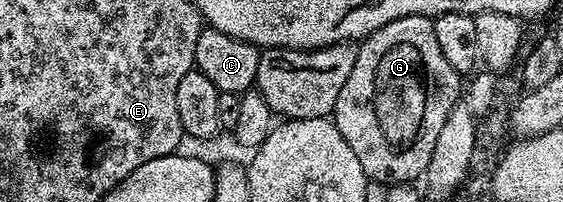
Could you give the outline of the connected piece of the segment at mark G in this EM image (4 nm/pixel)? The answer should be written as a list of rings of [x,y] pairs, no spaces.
[[[407,16],[398,18],[394,22],[386,22],[386,26],[382,26],[377,32],[371,32],[369,36],[359,41],[354,58],[354,70],[350,70],[350,78],[346,78],[338,94],[334,123],[336,129],[342,134],[342,138],[346,138],[346,146],[350,146],[350,150],[354,150],[354,155],[358,157],[358,162],[362,162],[362,170],[368,176],[369,181],[387,186],[416,182],[423,177],[430,162],[430,154],[434,154],[434,142],[438,142],[438,134],[450,110],[461,99],[460,80],[462,80],[461,73],[456,72],[454,66],[450,66],[450,62],[446,62],[446,54],[442,54],[442,46],[438,46],[438,38],[434,38],[432,20],[427,16]]]

